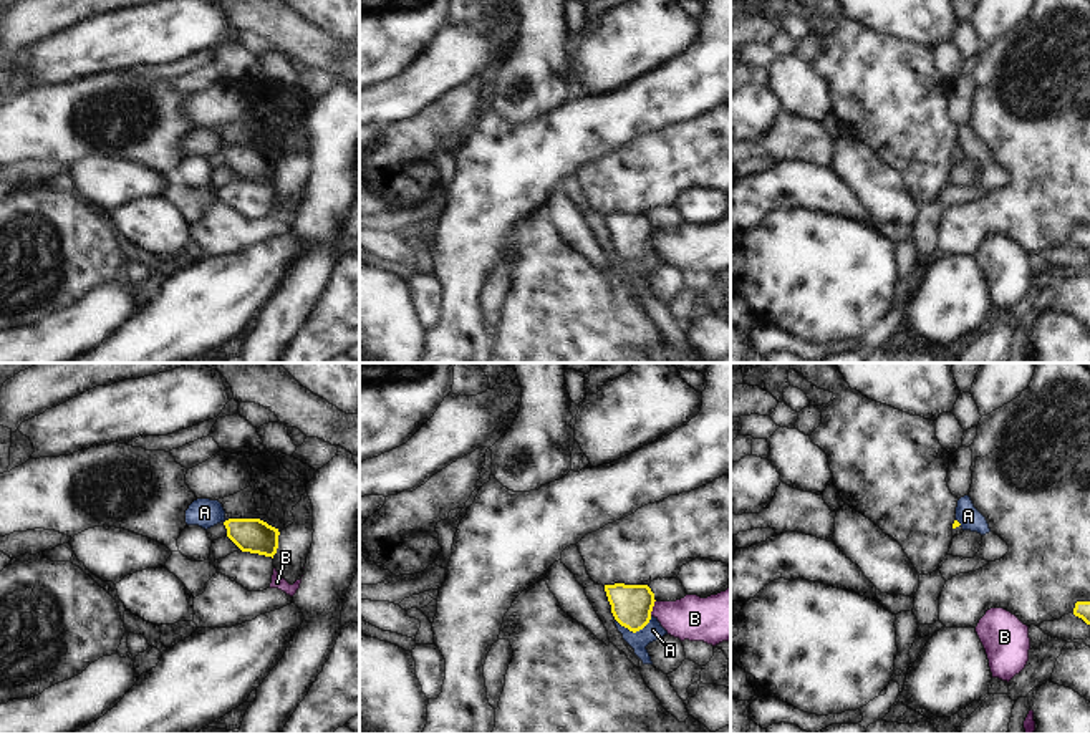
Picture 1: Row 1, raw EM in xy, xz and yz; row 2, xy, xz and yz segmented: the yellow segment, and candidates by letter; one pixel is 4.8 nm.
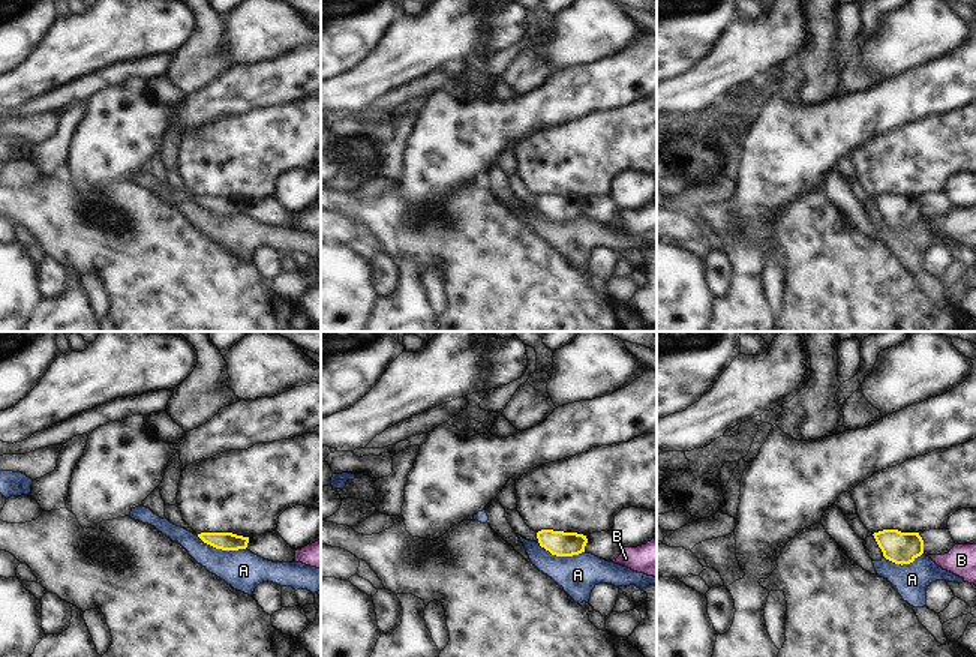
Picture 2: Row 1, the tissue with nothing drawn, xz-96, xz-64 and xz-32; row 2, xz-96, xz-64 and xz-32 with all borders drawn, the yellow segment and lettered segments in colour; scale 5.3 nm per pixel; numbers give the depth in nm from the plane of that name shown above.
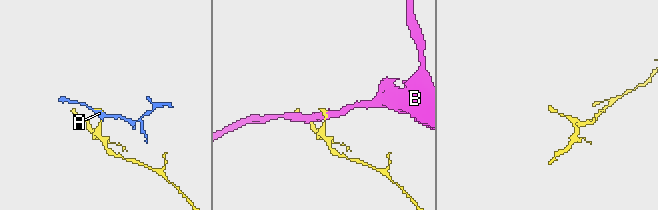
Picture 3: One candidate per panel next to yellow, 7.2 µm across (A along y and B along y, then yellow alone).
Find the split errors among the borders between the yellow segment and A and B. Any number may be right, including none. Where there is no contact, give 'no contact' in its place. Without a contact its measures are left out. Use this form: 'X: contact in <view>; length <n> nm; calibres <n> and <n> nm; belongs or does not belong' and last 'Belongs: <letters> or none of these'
A: contact in xz; length 180 nm; calibres 200 and 90 nm; does not belong
B: contact in xz; length 80 nm; calibres 200 and 220 nm; does not belong
Belongs: none of these

